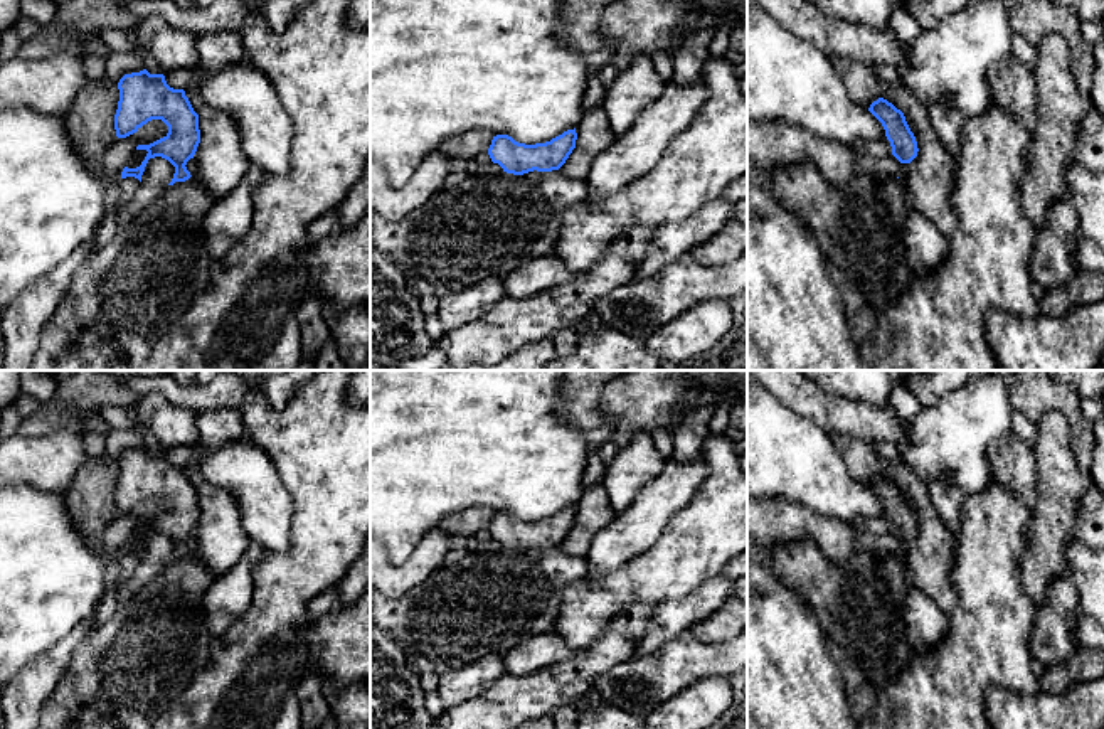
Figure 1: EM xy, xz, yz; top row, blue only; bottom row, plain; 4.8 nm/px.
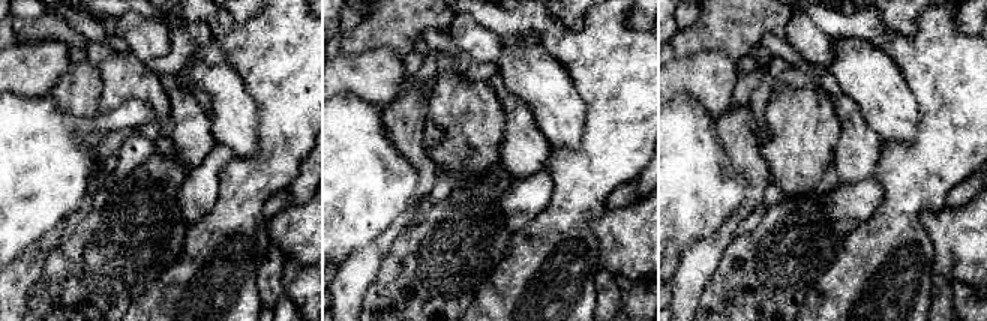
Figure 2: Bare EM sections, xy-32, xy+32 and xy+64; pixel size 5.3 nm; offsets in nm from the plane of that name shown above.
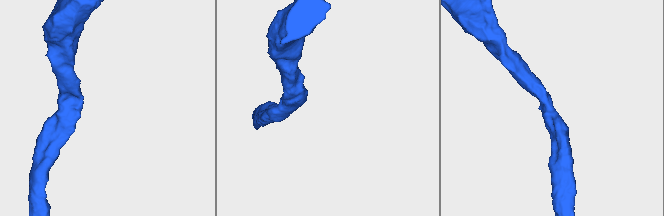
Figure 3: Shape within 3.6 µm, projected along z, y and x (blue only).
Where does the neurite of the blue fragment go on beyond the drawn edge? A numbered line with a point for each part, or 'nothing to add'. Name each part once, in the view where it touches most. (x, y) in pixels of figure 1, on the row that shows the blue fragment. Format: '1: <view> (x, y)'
nothing to add

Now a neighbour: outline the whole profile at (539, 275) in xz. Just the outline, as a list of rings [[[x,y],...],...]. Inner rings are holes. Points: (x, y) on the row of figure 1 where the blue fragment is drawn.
[[[550,254],[522,264],[502,281],[507,298],[530,298],[549,291],[557,285],[565,285],[572,278],[574,274],[565,264],[555,254]]]

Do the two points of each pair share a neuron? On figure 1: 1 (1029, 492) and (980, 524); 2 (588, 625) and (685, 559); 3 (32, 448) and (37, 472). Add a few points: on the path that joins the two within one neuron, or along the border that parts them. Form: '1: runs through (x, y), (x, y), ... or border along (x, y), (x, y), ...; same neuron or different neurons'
1: border along (993, 478), (1005, 485), (1029, 509); different neurons
2: runs through (611, 601), (628, 585), (662, 573); same neuron
3: runs through (32, 453), (37, 467); same neuron

